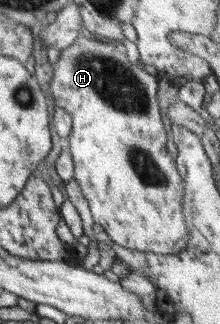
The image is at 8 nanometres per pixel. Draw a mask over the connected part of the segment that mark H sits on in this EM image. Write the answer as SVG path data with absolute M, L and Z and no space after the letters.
M83 37L61 50L61 57L52 65L51 96L71 114L69 152L73 158L74 178L81 187L91 214L103 226L115 244L131 251L175 255L181 253L190 239L190 230L183 216L185 184L175 161L167 152L167 132L157 101L158 78L129 61L123 47Z

